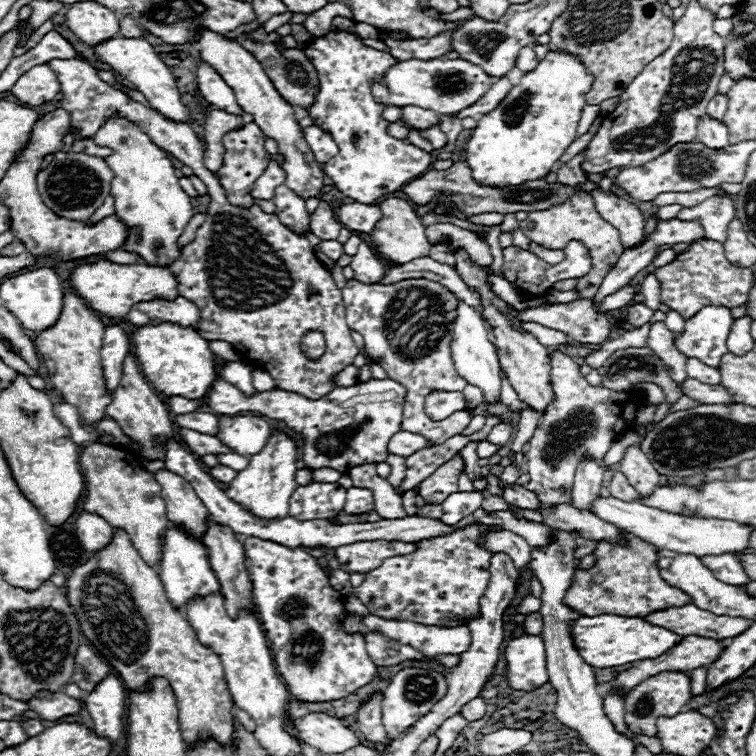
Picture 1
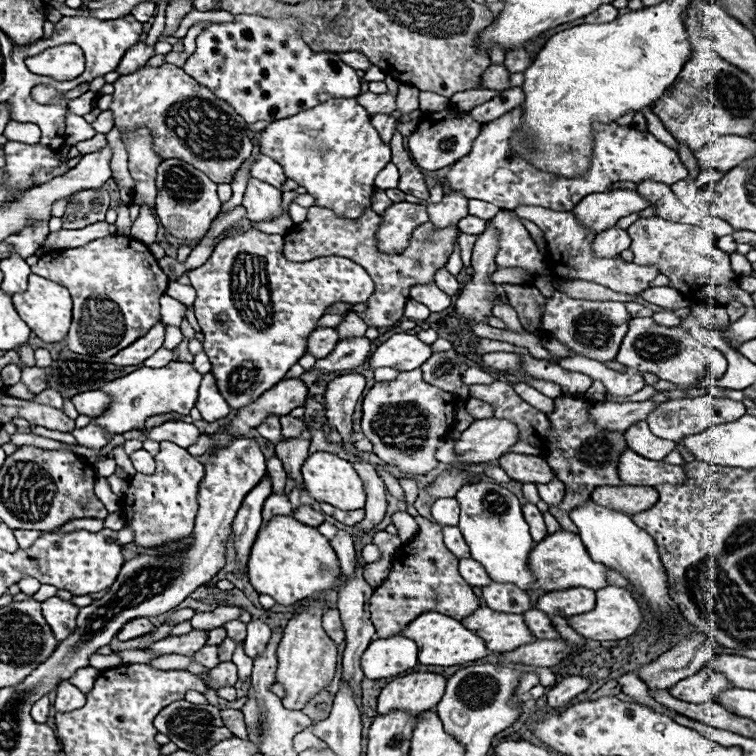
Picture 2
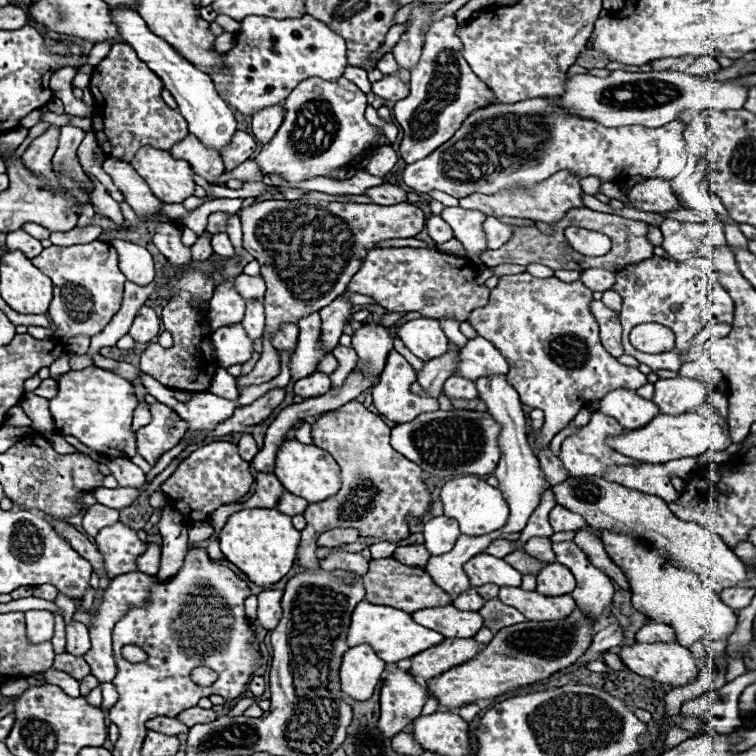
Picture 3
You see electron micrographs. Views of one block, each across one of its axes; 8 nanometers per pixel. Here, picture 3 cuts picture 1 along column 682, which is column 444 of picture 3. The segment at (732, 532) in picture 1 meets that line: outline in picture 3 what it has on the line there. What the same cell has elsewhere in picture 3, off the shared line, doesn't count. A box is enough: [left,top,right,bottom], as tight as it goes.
[422,516,460,556]

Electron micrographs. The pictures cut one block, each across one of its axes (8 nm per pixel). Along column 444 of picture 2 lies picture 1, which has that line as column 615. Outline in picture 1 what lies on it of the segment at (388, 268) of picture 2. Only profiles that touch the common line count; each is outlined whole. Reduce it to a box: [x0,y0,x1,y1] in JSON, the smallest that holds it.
[522,190,622,298]

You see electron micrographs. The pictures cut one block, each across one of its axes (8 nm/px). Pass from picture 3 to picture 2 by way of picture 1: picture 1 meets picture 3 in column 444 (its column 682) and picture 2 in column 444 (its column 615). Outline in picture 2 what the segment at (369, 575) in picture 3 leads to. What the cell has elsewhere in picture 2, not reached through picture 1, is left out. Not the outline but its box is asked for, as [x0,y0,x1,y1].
[370,516,480,638]

